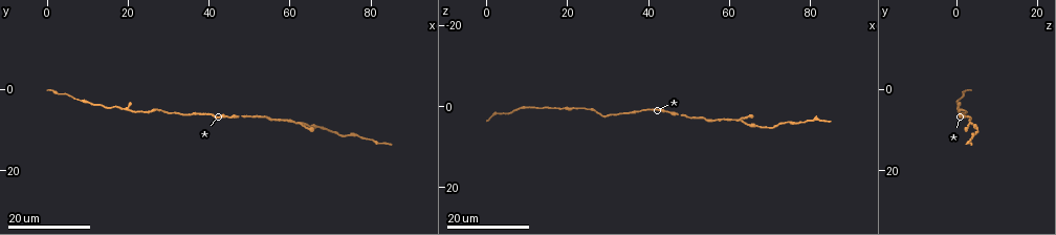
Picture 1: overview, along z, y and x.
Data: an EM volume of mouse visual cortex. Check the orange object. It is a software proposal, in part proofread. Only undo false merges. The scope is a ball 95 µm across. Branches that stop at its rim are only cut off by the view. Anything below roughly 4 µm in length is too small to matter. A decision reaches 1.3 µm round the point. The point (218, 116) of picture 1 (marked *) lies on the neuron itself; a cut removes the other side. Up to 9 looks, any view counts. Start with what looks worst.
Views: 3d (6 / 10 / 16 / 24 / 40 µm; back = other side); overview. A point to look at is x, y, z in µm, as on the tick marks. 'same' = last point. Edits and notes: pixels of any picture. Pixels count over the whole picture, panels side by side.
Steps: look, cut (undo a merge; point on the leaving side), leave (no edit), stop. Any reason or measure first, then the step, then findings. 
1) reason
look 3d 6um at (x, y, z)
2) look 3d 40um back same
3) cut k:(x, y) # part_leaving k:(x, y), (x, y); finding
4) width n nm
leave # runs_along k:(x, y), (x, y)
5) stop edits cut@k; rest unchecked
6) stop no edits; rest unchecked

thick turns thin
look 3d 16um at (72.0, 11.0, 4.5)

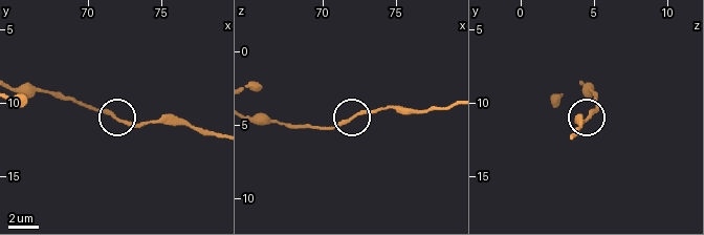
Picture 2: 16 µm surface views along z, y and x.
look 3d 10um at (72.4, 11.2, 4.2)

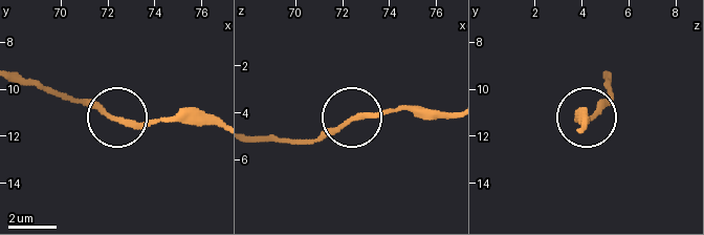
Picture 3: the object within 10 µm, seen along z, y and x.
leave # runs_along 3:(22, 78), (136, 122), (200, 122); continuous, no second neuron

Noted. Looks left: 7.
calibre changes
look 3d 16um at (53.5, 6.5, 3.0)

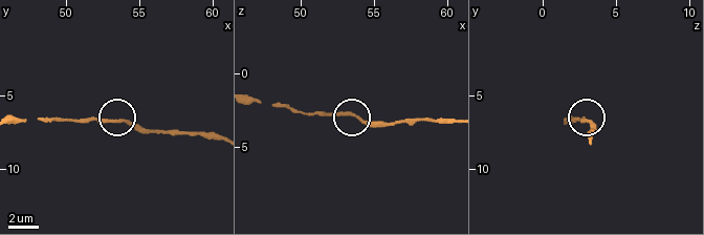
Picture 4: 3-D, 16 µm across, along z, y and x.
zoom in
look 3d 10um at (54.0, 6.8, 3.2)

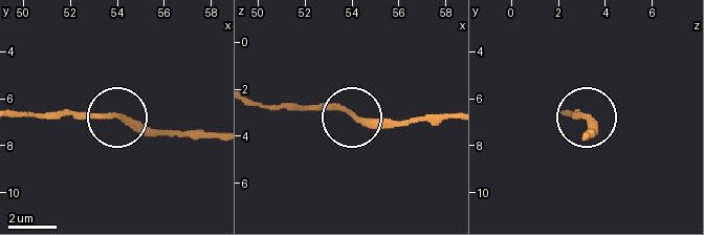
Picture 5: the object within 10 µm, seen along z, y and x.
leave # runs_along 5:(256, 103), (334, 105), (358, 118), (404, 123); all the same neuron

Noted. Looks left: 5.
thin neck
look 3d 24um at (59.0, 7.5, 3.0)

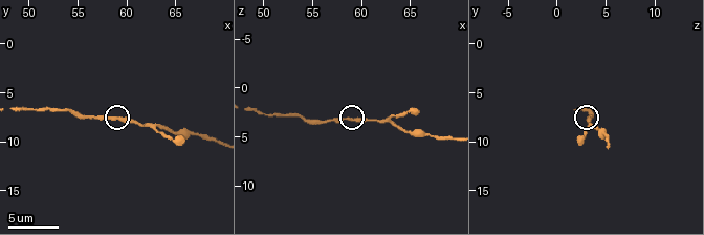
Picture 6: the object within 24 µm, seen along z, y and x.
look 3d 6um at (58.6, 7.8, 3.0)

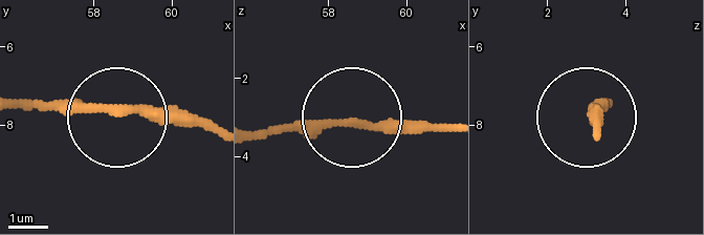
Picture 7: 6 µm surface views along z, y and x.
leave # runs_along 7:(252, 134), (343, 122), (442, 125); continuous, no second neuron

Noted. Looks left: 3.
thick turns thin
look 3d 16um at (25.0, 6.0, 0.5)

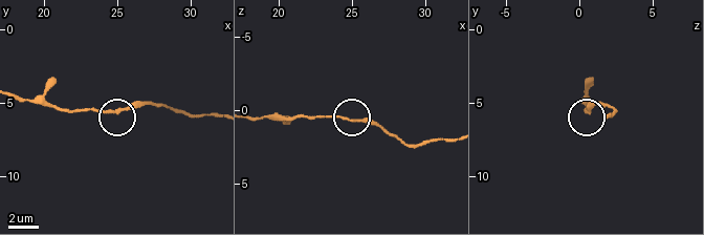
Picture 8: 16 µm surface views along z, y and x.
look 3d 6um at (25.0, 5.6, 0.8)

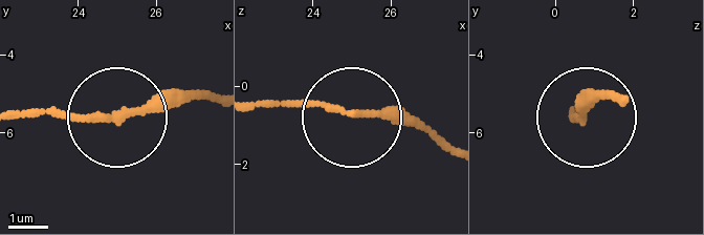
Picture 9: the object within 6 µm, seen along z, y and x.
other side
look 3d 6um back at (25.10, 5.55, 0.60)

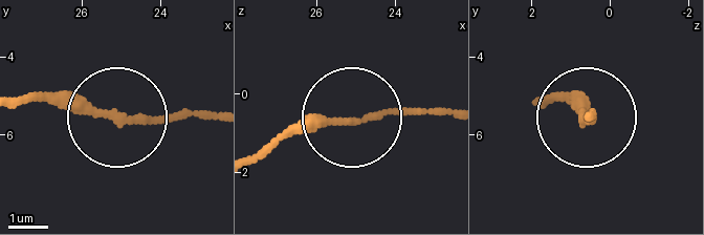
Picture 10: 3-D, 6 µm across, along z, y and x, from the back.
leave # runs_along 10:(17, 105), (47, 95), (107, 115), (207, 115); all the same neuron

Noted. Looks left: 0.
stop no edits; rest unchecked

